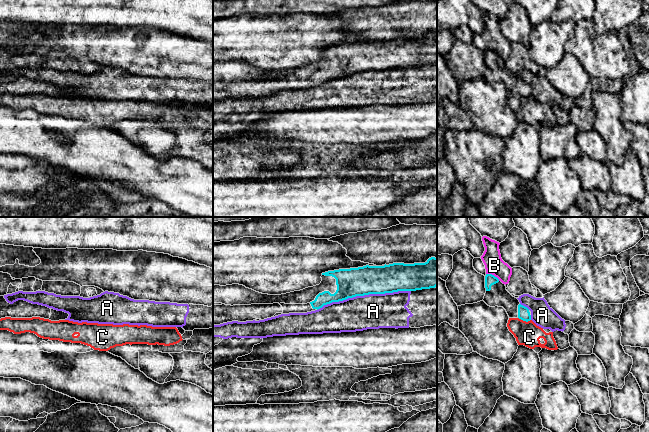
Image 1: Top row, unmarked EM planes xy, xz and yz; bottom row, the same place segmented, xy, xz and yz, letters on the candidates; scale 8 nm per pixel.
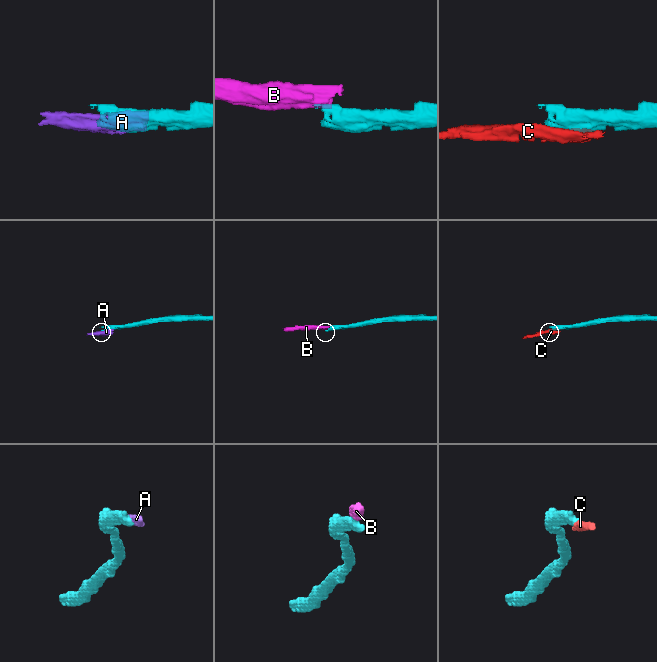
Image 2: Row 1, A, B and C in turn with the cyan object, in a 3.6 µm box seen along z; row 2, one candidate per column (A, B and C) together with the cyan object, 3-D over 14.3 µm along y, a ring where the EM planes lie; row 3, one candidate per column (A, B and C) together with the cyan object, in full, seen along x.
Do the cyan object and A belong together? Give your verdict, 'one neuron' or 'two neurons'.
two neurons

